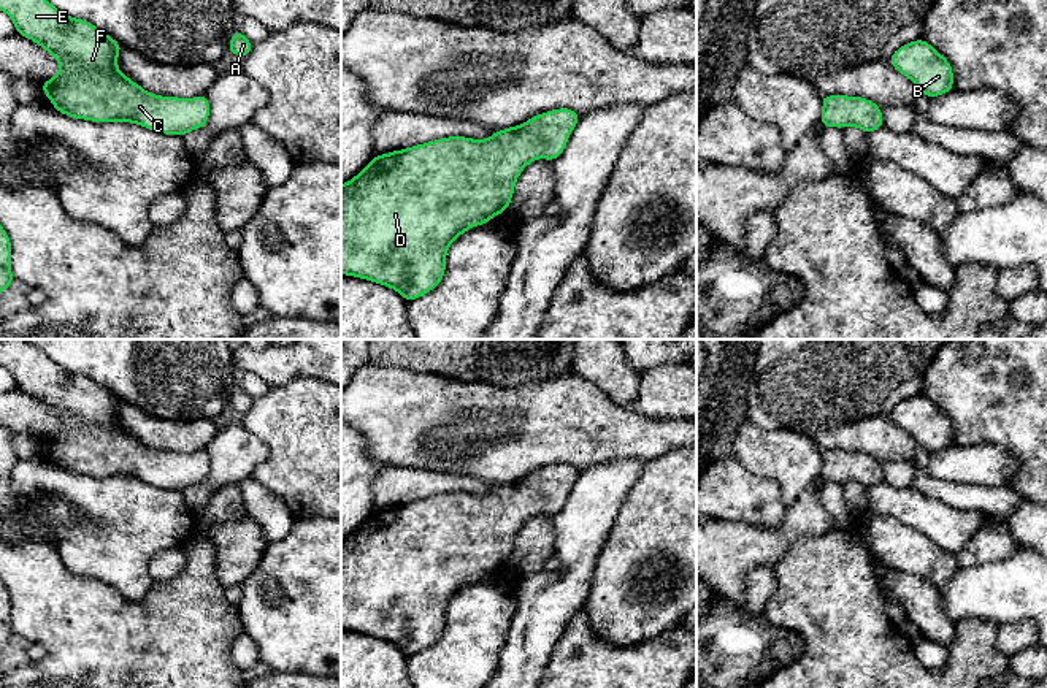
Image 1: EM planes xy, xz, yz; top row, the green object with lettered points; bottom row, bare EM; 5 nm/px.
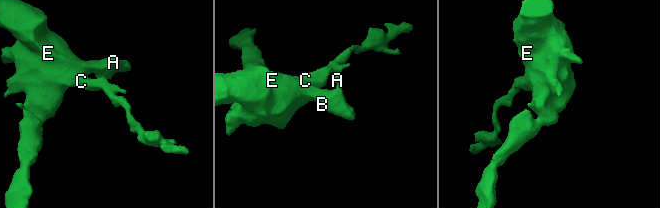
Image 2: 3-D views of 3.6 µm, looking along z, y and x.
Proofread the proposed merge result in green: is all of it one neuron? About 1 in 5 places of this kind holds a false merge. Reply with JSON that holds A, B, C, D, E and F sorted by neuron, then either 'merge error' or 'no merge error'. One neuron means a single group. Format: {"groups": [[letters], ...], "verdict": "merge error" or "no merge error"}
{"groups": [["A", "B", "C", "D", "E", "F"]], "verdict": "no merge error"}

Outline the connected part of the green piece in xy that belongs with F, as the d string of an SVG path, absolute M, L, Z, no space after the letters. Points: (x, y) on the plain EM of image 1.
M0 339L0 365L11 373L16 388L40 399L60 419L54 433L40 438L56 466L92 477L132 477L174 491L206 480L209 472L206 450L184 455L146 447L119 426L117 409L122 399L90 377L67 371L27 339Z

